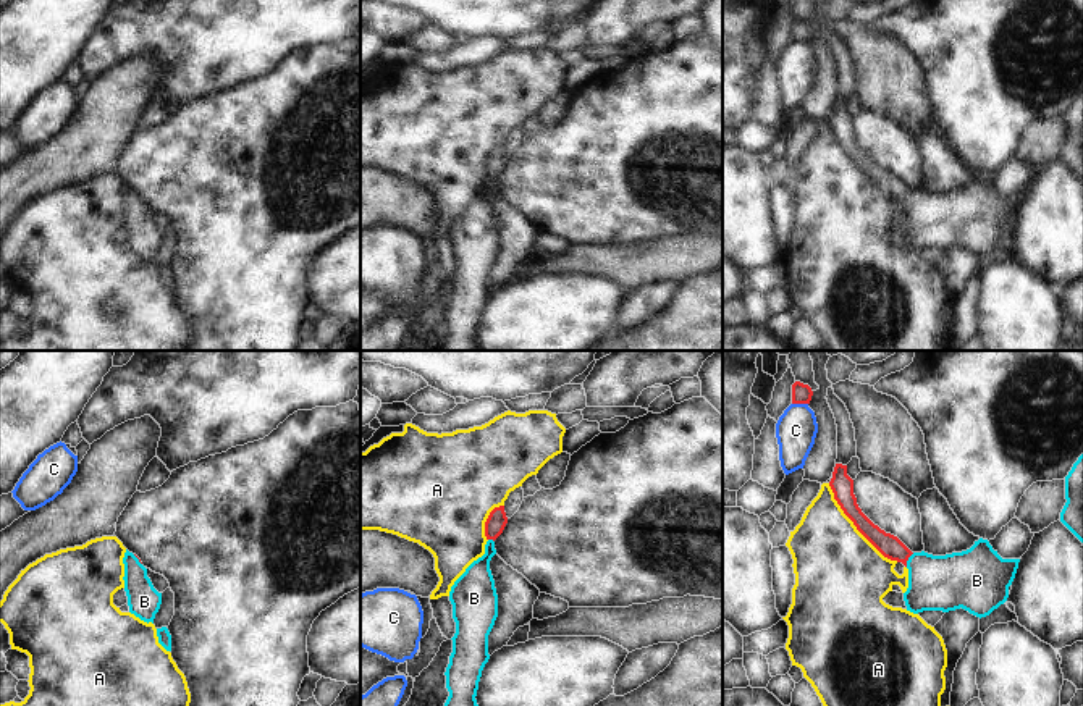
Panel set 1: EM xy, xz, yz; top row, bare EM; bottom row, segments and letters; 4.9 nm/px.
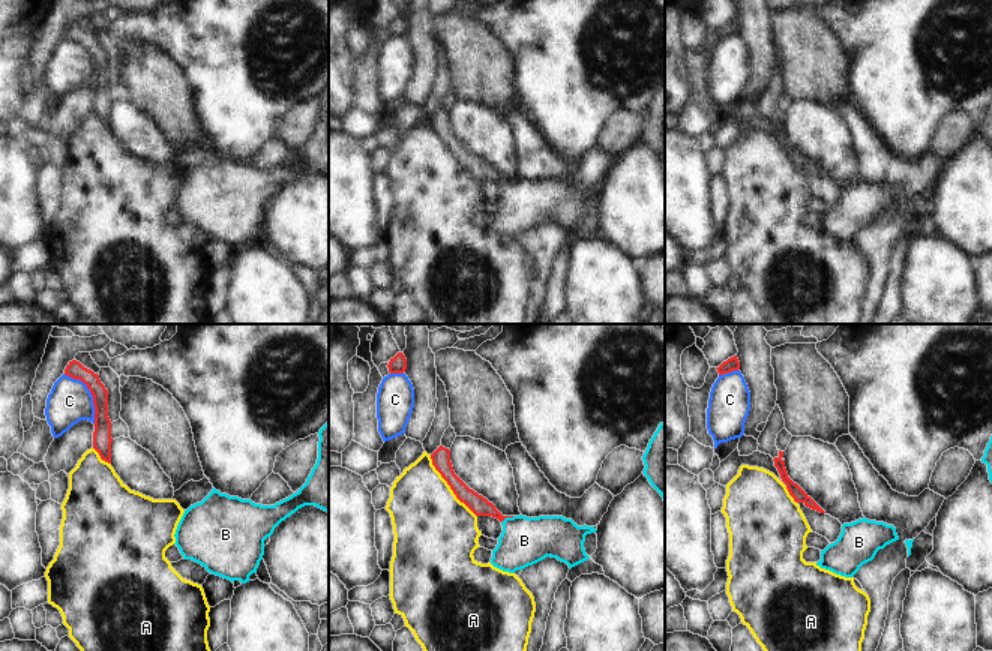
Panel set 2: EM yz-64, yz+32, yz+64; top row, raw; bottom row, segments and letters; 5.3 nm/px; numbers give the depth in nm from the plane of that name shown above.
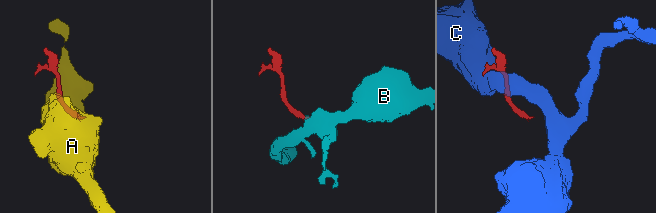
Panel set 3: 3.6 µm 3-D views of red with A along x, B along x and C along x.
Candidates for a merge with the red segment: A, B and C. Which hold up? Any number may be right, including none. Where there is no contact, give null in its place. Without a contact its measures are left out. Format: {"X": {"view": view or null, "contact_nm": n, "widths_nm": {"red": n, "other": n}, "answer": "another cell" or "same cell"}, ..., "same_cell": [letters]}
{"A": {"view": "yz", "contact_nm": 500, "widths_nm": {"red": 110, "other": 440}, "answer": "another cell"}, "B": {"view": "yz", "contact_nm": 80, "widths_nm": {"red": 110, "other": 280}, "answer": "same cell"}, "C": {"view": "yz", "contact_nm": 80, "widths_nm": {"red": 100, "other": 200}, "answer": "another cell"}, "same_cell": ["B"]}

